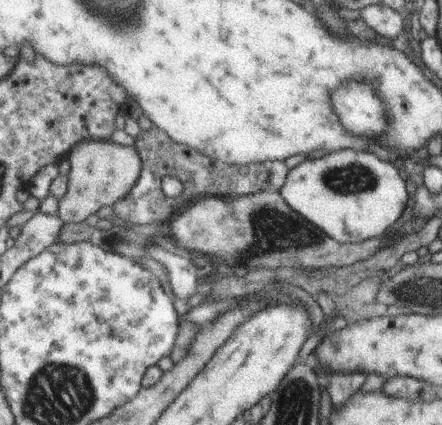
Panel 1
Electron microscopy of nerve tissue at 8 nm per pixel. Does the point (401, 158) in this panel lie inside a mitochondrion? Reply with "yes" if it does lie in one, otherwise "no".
no

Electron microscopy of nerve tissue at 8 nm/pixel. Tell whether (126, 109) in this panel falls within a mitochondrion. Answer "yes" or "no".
no

